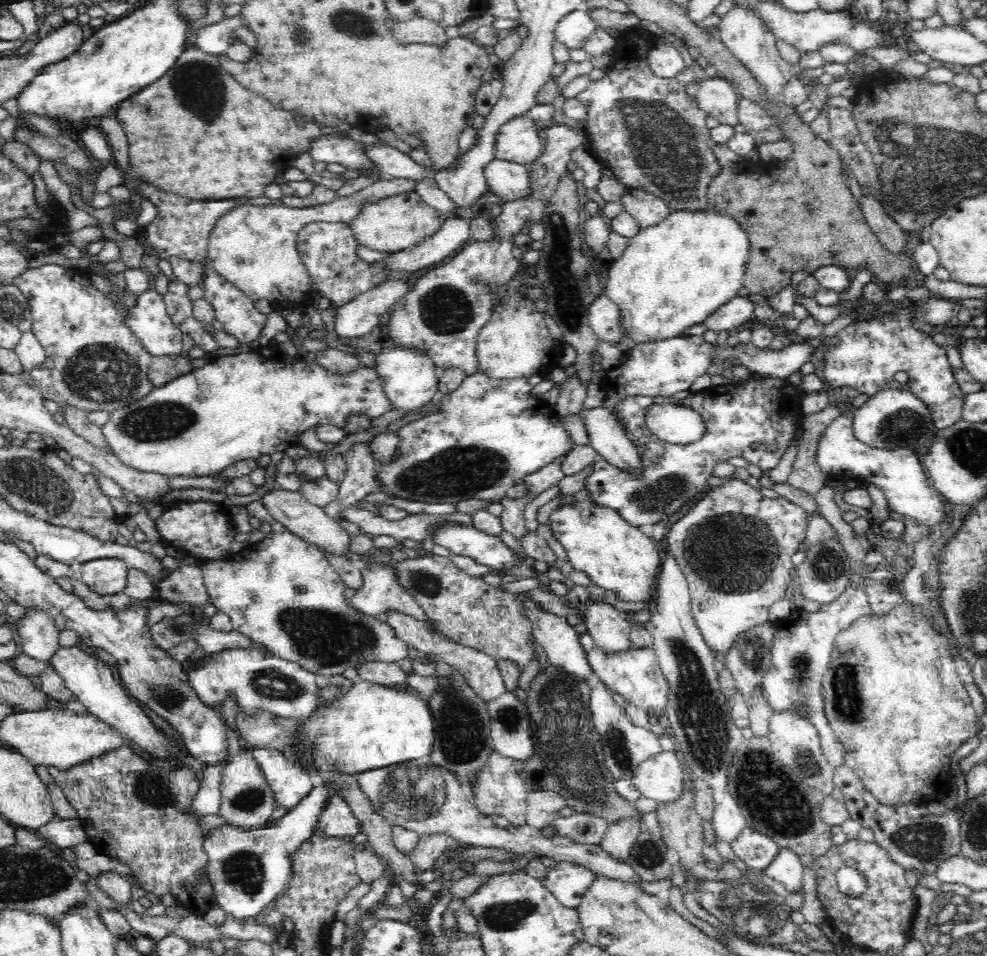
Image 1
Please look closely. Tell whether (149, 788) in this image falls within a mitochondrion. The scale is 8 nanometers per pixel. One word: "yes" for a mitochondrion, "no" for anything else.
yes

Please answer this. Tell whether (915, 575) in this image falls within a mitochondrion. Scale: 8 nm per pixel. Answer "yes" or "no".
no

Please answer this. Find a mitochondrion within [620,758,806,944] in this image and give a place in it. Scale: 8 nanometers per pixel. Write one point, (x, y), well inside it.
(744, 901)

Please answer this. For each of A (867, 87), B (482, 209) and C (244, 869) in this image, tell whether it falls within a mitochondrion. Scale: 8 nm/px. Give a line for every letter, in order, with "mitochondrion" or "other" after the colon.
A: other
B: other
C: mitochondrion

